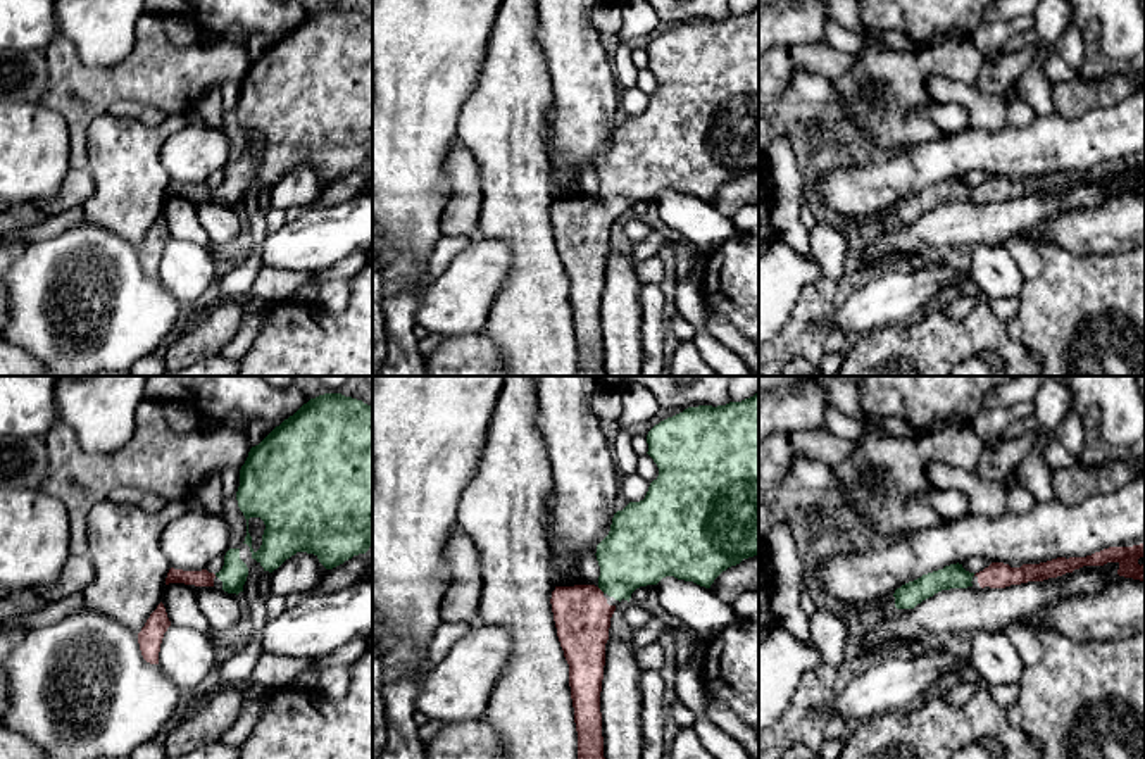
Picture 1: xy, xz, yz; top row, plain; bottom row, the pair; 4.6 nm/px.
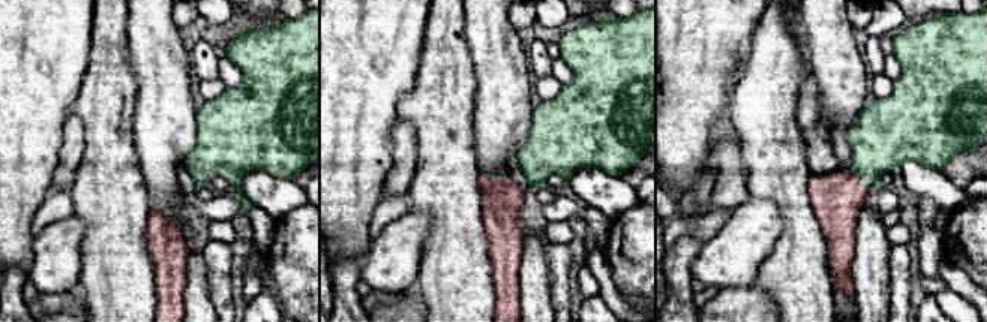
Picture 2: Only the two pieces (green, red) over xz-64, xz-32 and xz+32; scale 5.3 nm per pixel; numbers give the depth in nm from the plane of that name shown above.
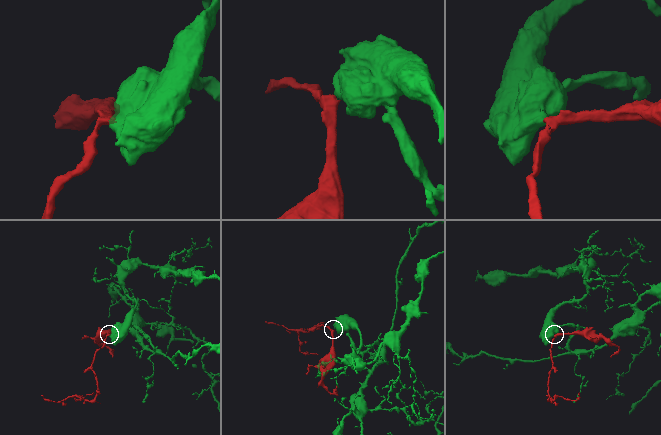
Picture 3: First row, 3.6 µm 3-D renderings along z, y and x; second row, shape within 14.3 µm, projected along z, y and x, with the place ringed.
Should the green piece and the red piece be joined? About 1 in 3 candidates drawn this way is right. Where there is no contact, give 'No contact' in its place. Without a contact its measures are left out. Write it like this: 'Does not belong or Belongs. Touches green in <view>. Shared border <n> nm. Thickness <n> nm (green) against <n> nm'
Belongs. Touches green in xz. Shared border 50 nm. Thickness 320 nm (green) against 260 nm

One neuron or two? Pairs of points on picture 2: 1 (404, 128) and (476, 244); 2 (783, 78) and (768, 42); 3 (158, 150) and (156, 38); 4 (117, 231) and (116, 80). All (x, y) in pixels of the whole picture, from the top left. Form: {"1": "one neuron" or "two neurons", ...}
{"1": "two neurons", "2": "one neuron", "3": "one neuron", "4": "one neuron"}

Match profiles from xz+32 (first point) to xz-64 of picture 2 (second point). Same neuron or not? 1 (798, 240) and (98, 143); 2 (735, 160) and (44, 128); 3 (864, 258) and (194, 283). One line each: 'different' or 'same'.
1: same
2: different
3: same

